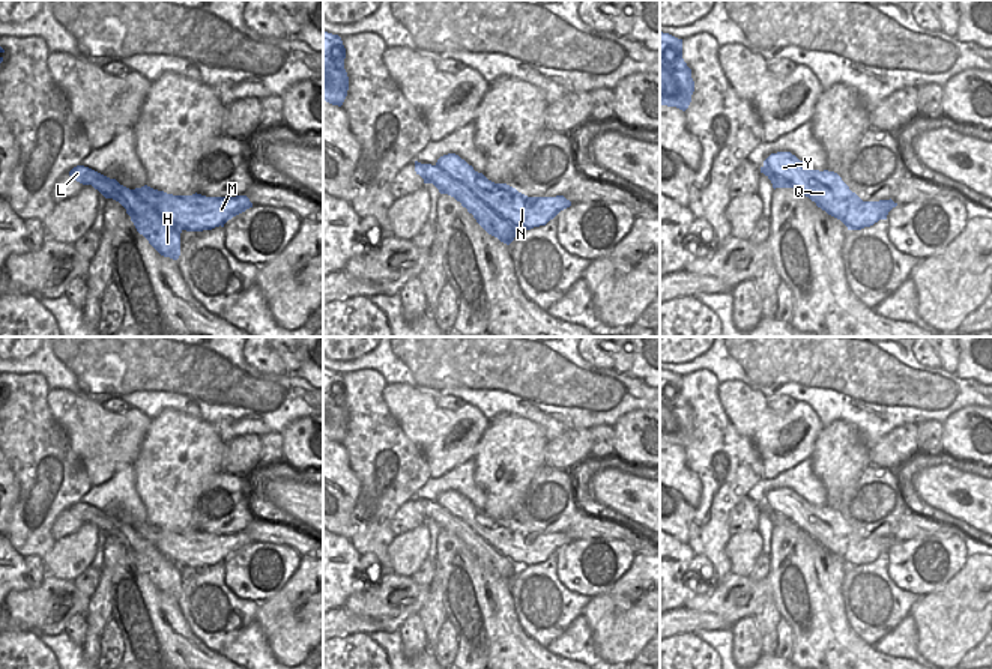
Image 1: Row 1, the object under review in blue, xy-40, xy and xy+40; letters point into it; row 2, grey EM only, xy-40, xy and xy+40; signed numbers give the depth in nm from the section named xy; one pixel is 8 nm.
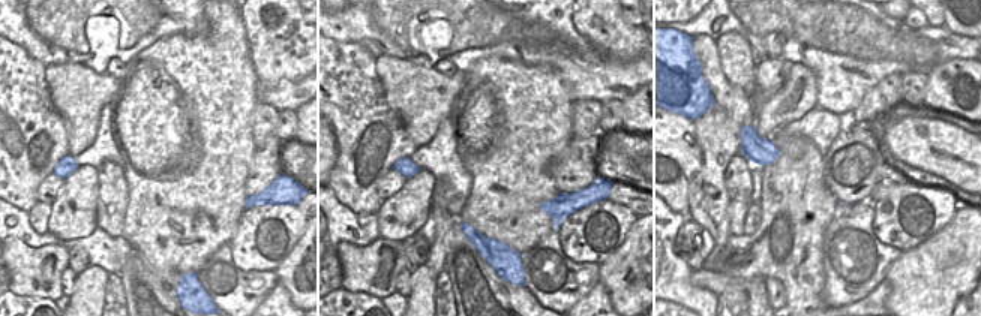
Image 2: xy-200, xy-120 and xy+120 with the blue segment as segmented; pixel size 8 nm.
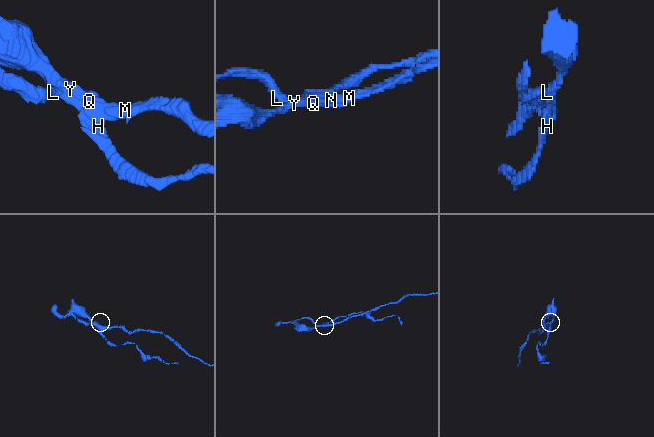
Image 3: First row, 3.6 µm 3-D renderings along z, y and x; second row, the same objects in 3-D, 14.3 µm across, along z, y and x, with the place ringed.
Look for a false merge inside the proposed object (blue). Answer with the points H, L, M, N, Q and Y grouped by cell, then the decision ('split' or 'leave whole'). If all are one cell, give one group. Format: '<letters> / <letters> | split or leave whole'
H L / M N Q Y | split

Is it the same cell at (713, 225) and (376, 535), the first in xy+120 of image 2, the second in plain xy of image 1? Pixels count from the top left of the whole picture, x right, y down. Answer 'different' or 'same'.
same

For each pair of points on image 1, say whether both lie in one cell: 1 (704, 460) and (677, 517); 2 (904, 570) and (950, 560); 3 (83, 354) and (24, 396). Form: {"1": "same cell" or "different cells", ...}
{"1": "different cells", "2": "same cell", "3": "different cells"}

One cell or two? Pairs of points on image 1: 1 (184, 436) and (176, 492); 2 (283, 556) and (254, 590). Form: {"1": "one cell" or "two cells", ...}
{"1": "one cell", "2": "one cell"}

